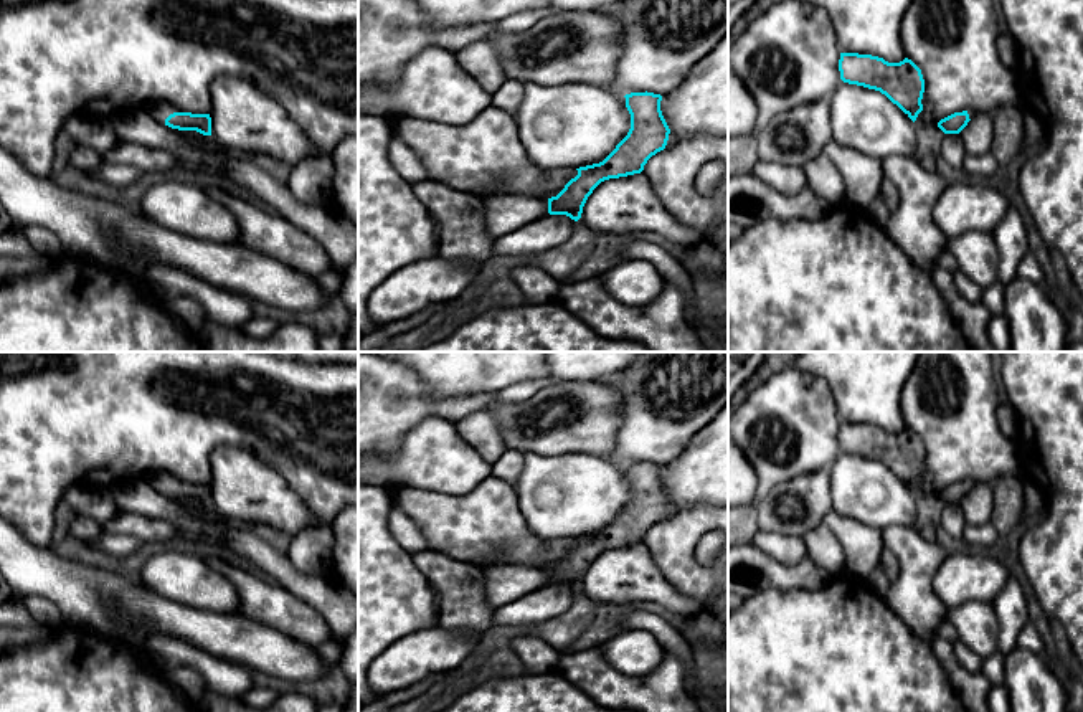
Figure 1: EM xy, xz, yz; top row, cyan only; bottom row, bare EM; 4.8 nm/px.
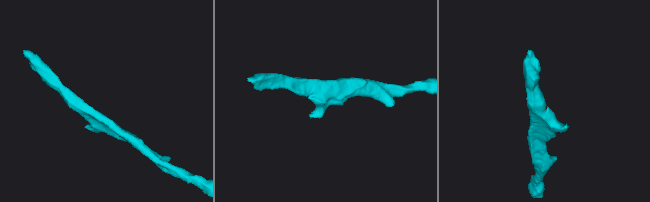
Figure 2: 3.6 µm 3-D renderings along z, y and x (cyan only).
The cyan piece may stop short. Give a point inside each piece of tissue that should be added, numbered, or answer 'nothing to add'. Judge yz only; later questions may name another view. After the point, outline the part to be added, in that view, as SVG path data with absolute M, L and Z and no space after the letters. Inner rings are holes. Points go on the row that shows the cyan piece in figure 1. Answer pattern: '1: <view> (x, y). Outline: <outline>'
nothing to add

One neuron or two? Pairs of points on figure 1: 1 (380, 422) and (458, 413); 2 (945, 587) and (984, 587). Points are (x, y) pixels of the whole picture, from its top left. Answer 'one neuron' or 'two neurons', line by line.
1: one neuron
2: one neuron

